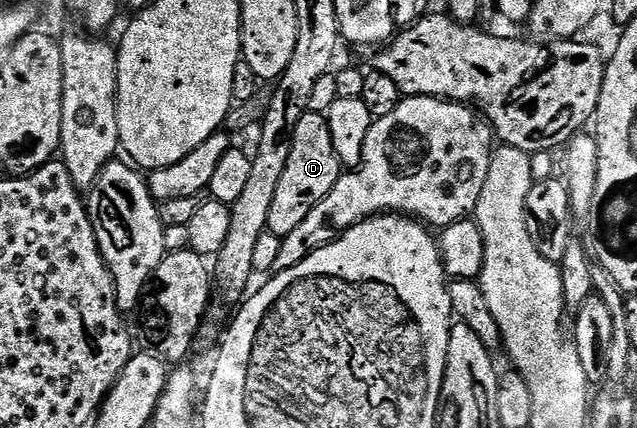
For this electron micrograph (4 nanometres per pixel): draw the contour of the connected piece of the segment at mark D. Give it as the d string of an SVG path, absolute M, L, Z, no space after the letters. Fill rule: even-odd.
M306 110L292 128L293 139L289 149L289 160L279 177L274 200L271 201L268 230L287 237L296 232L300 223L331 193L343 174L341 155L337 152L337 139L332 135L333 127L322 112Z

